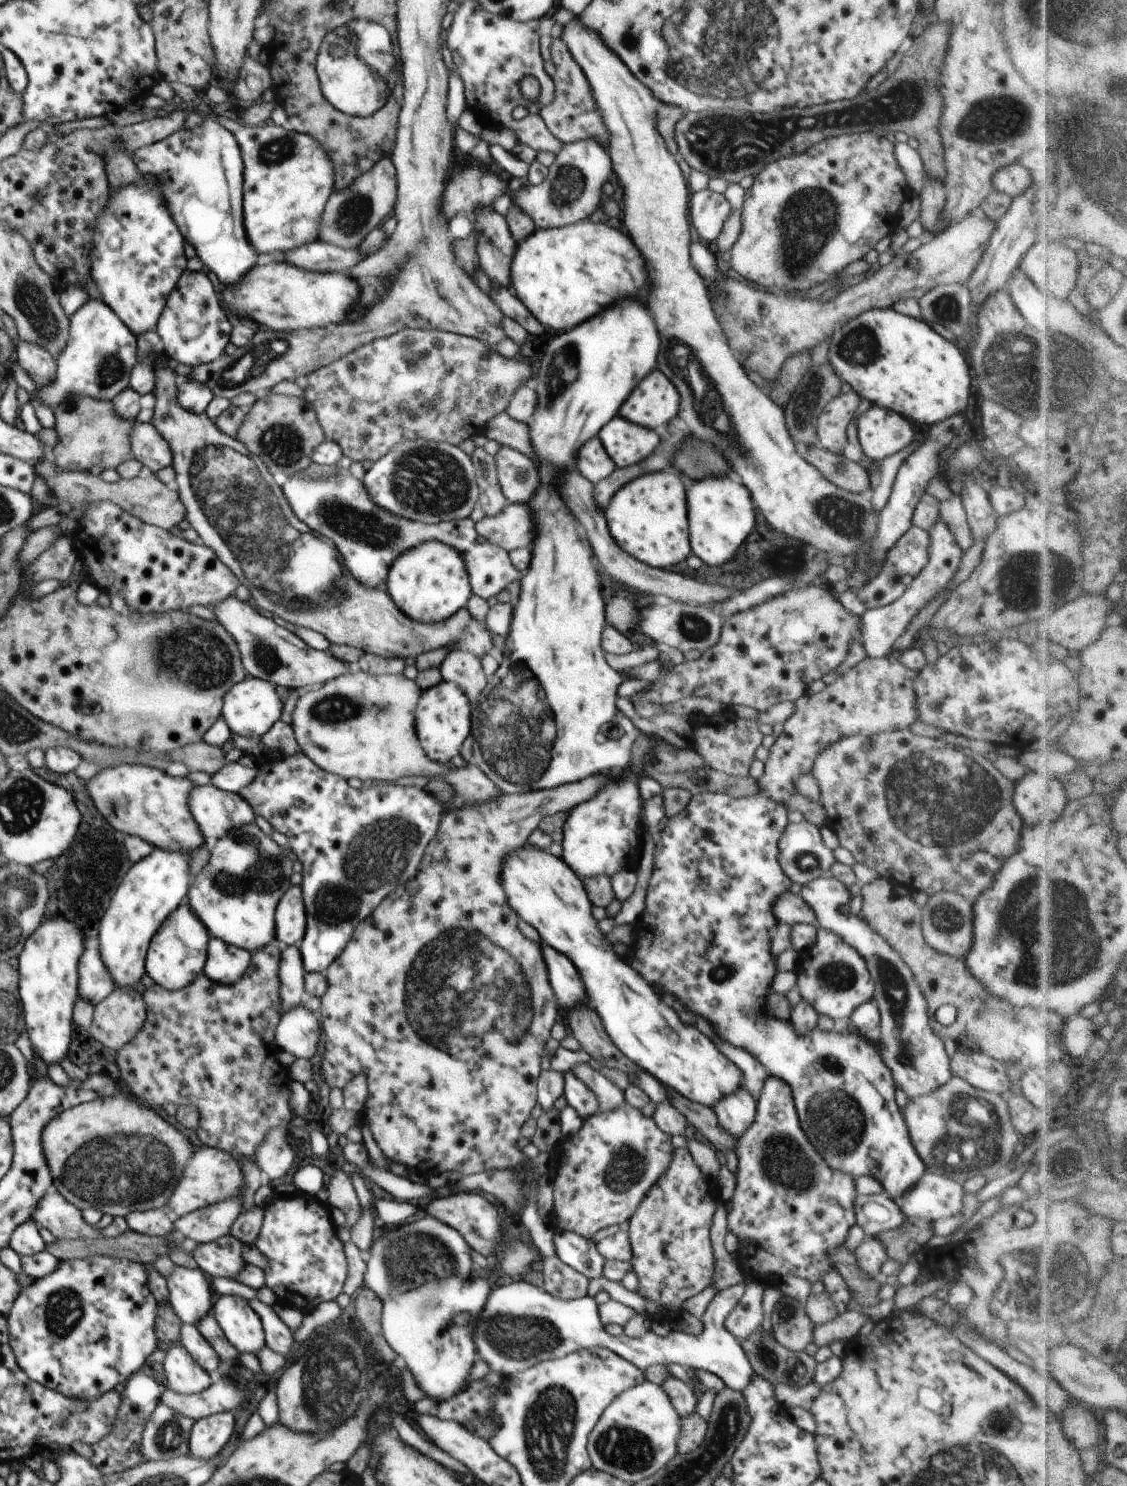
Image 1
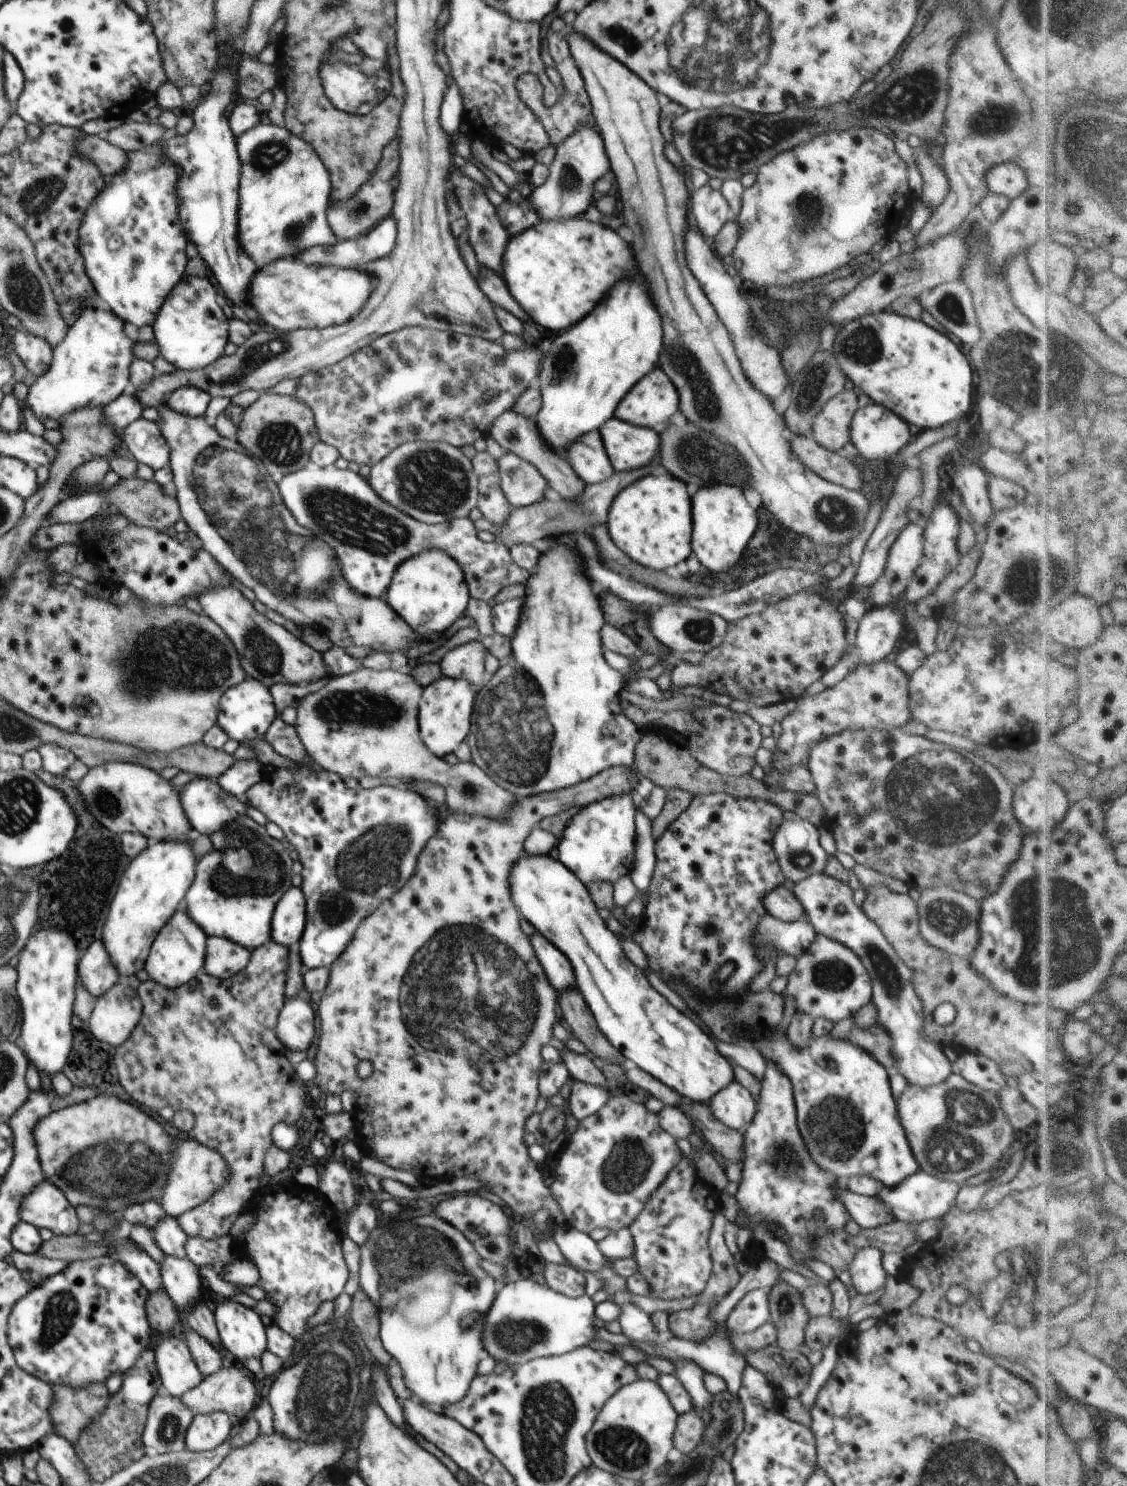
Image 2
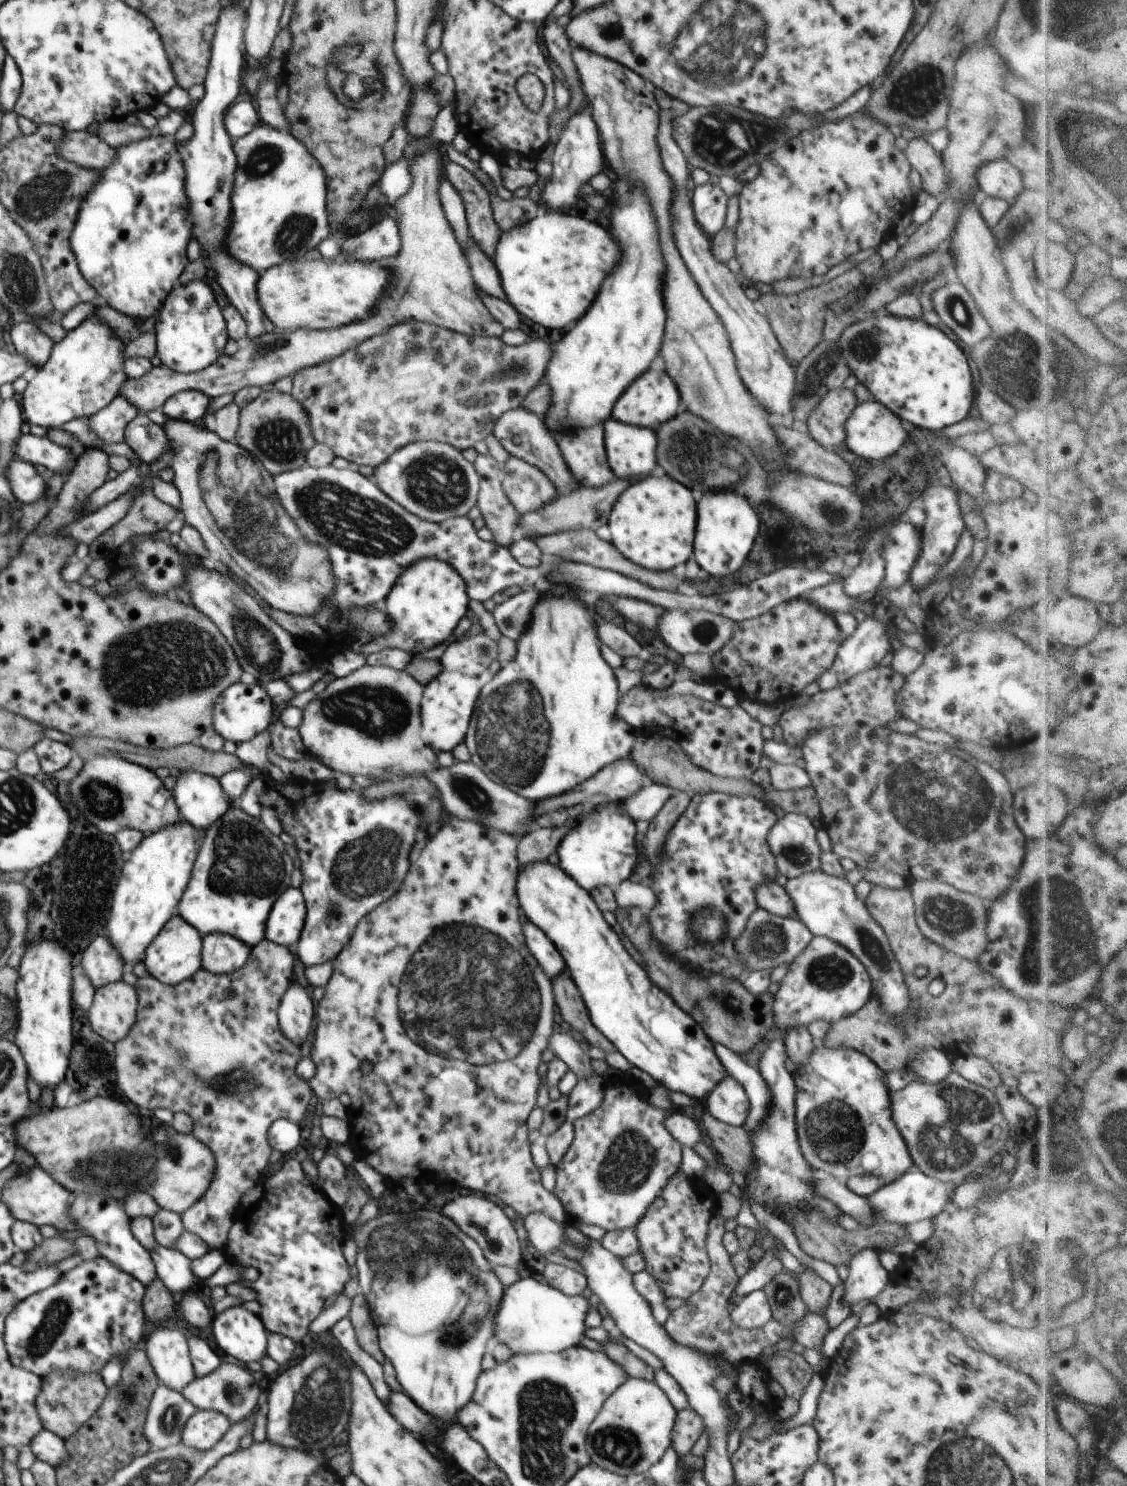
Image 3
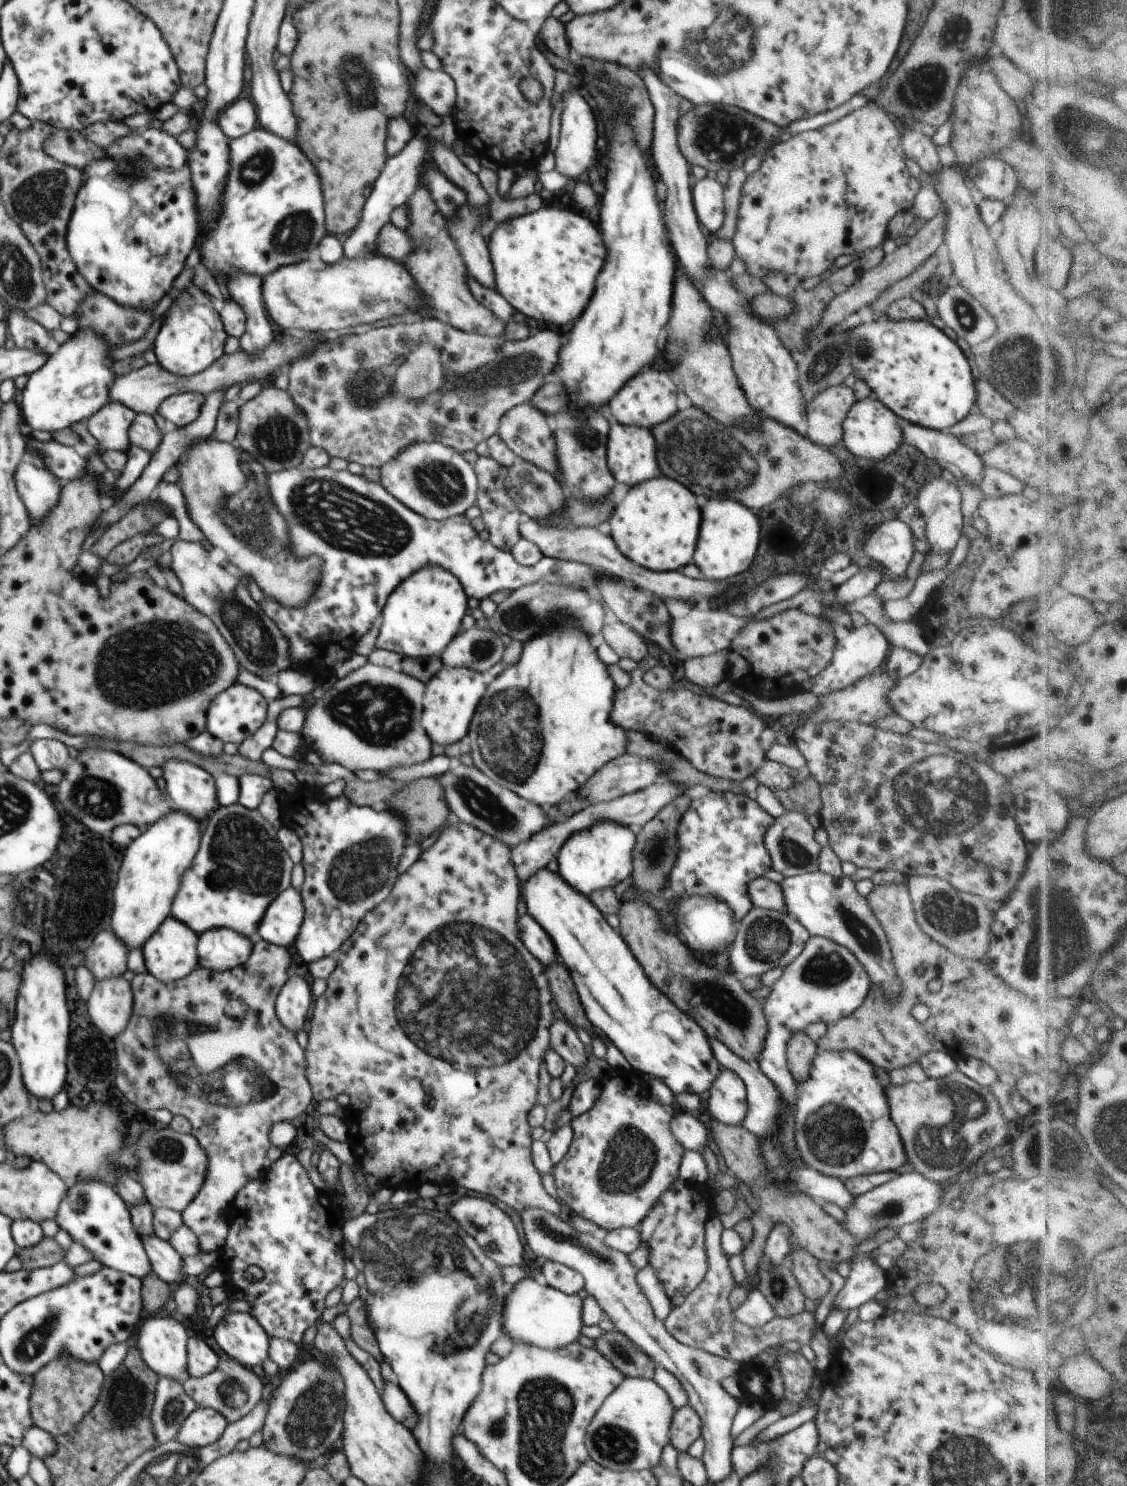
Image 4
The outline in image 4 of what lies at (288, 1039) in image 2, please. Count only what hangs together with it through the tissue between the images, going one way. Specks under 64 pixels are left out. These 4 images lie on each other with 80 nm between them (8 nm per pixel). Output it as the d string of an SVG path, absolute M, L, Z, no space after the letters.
M290 975L280 988L275 1003L278 1019L288 1030L297 1033L304 1028L308 1010L312 1006L312 992L306 977Z

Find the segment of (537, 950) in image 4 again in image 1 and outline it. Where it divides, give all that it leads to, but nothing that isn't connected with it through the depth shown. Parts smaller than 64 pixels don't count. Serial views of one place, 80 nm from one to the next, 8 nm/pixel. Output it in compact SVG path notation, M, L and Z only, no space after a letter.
M540 942L540 950L542 950L546 970L548 970L549 984L558 1000L561 1012L572 1010L578 1004L587 1004L586 990L574 964L548 944Z

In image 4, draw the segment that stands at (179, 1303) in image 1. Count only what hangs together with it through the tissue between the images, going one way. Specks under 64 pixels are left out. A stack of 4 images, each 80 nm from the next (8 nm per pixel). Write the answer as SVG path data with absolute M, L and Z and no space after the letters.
M140 1236L152 1271L163 1282L174 1287L185 1281L182 1272L182 1256L170 1246L169 1242L158 1236Z

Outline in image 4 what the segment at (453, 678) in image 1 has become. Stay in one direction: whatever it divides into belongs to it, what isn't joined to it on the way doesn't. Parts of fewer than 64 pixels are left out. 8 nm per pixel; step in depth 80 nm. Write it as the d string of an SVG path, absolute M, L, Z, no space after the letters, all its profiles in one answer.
M480 625L458 634L440 655L443 666L465 667L480 673L502 662L506 646L495 629Z

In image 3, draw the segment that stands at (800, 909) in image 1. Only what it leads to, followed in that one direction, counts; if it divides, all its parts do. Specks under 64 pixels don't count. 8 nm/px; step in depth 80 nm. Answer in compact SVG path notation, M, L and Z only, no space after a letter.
M772 880L760 884L756 888L756 896L754 898L756 898L758 907L770 912L770 914L782 917L796 916L792 898L788 896L788 892L784 890L784 887L772 882Z

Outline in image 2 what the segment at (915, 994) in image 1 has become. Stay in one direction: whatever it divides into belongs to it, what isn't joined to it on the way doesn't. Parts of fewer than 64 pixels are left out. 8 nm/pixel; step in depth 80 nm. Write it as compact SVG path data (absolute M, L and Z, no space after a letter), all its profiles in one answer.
M824 873L812 874L794 882L792 892L804 908L805 918L812 924L814 932L844 944L864 964L872 984L871 1002L880 1024L892 1038L895 1072L904 1076L908 1084L920 1088L945 1082L952 1074L951 1062L943 1048L925 1036L924 1007L912 986L913 972L900 960L882 930L854 903L854 891L849 884Z

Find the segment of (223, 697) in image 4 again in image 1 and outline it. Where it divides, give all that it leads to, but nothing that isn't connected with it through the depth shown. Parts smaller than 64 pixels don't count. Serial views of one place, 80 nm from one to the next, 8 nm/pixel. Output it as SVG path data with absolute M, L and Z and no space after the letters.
M248 676L244 681L228 690L224 696L220 717L230 728L230 732L242 738L260 738L281 721L284 704L280 700L279 689L270 682Z

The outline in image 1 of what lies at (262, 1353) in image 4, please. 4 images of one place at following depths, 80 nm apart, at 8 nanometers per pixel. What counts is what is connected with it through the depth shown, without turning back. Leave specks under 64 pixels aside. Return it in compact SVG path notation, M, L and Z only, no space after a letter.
M215 1296L212 1312L218 1322L218 1326L222 1328L226 1340L236 1348L238 1354L253 1353L260 1348L266 1346L265 1333L262 1327L261 1319L259 1315L250 1307L248 1300L241 1298L240 1296Z

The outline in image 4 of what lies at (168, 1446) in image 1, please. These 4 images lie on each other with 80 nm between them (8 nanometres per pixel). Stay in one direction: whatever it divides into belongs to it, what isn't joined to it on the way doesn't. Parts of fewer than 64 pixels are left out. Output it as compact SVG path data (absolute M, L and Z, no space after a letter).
M160 1376L156 1384L154 1406L150 1413L152 1432L159 1445L176 1439L184 1420L196 1410L197 1405L184 1391L178 1380Z

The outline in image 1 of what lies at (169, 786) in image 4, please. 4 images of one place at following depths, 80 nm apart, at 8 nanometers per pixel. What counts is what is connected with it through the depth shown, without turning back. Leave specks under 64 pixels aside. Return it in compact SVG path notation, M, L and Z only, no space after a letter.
M211 783L194 786L188 808L204 838L222 838L232 828L255 824L255 813L239 794L224 792Z

